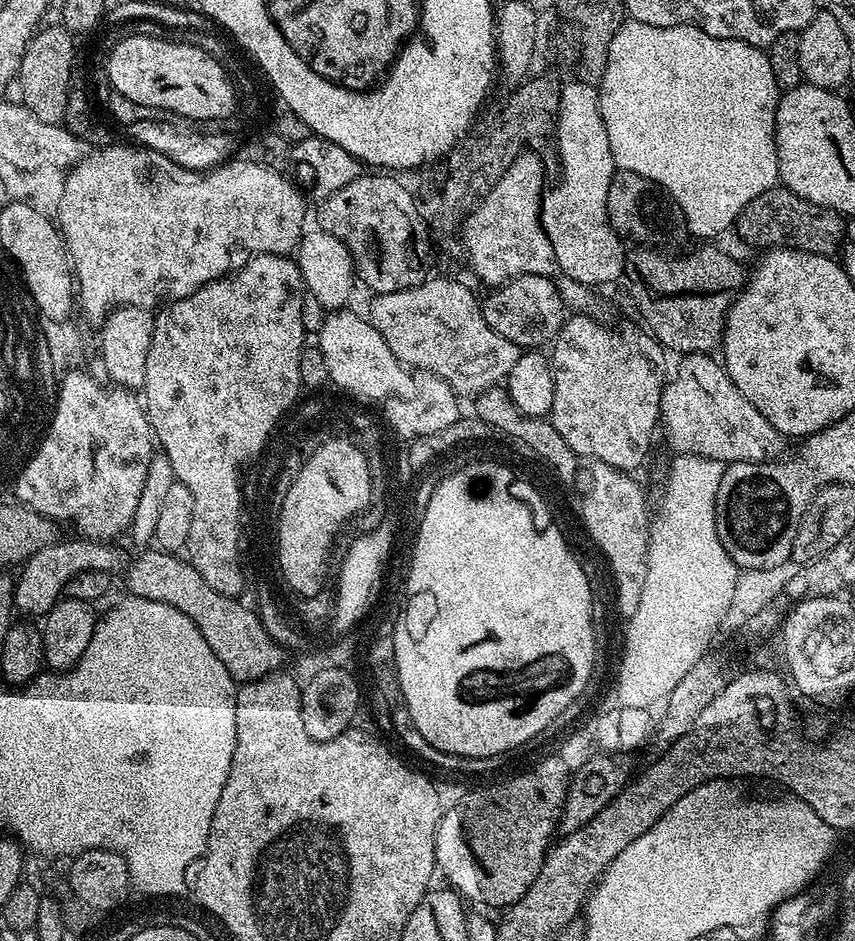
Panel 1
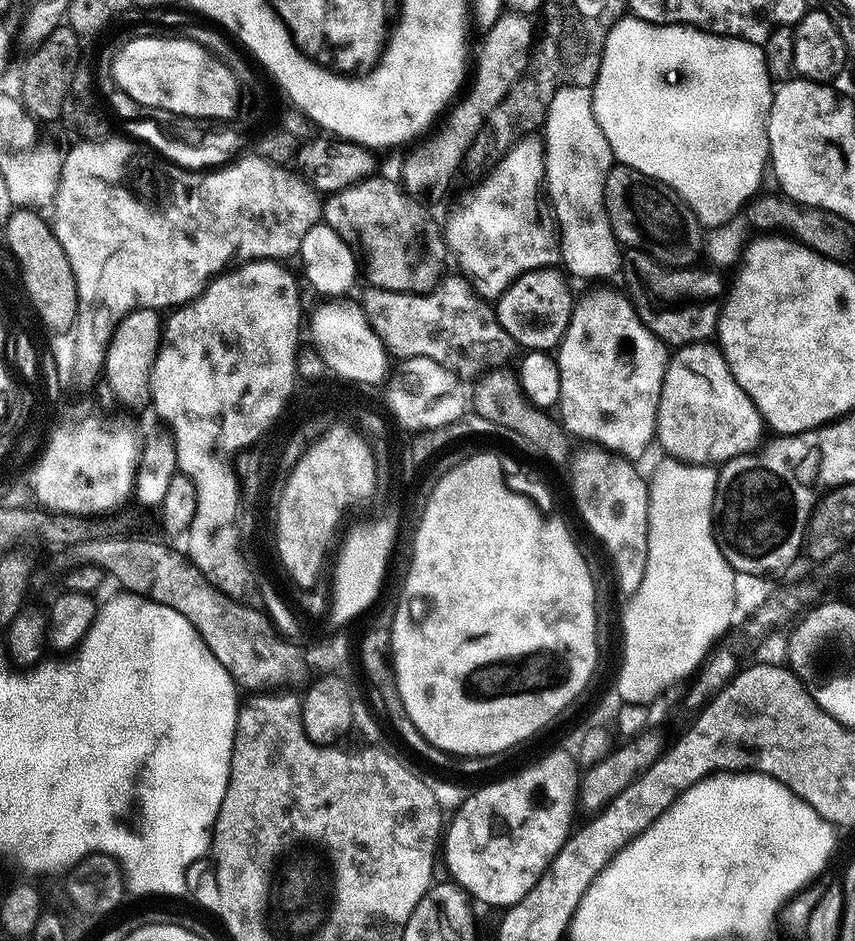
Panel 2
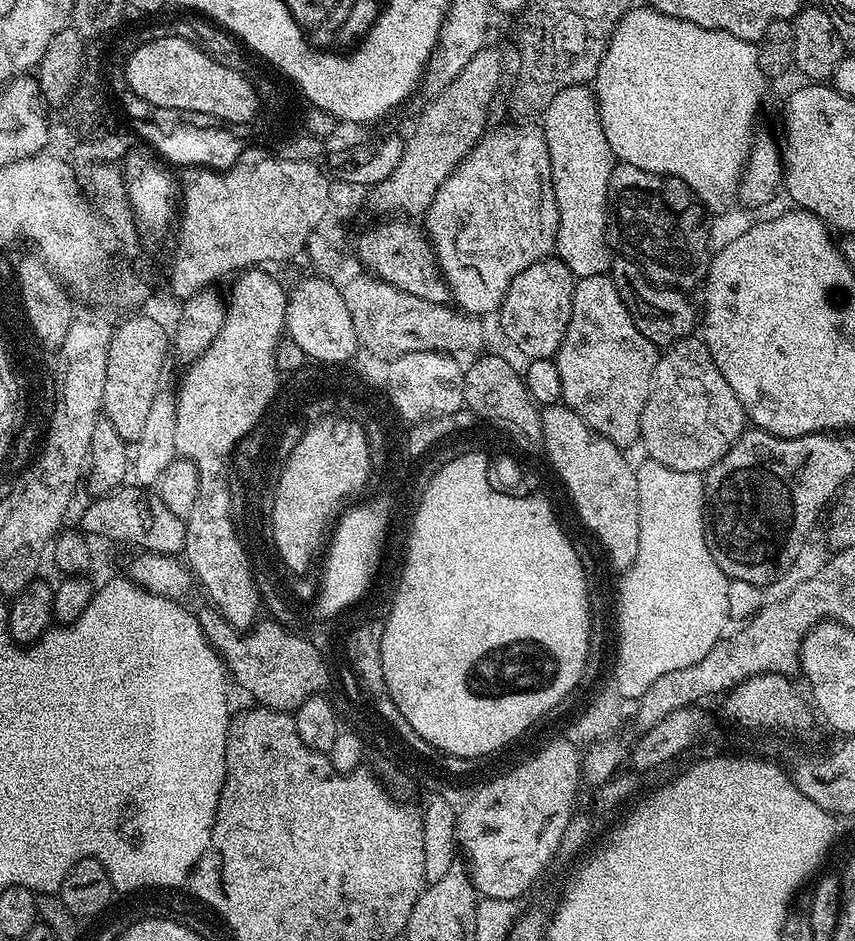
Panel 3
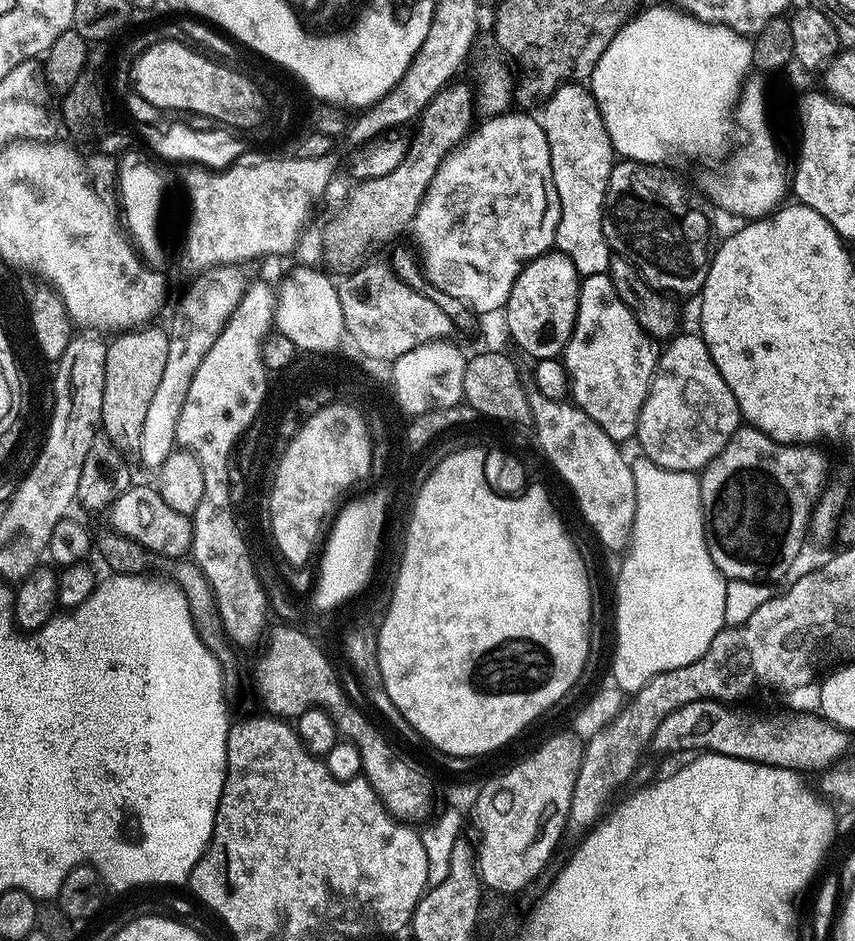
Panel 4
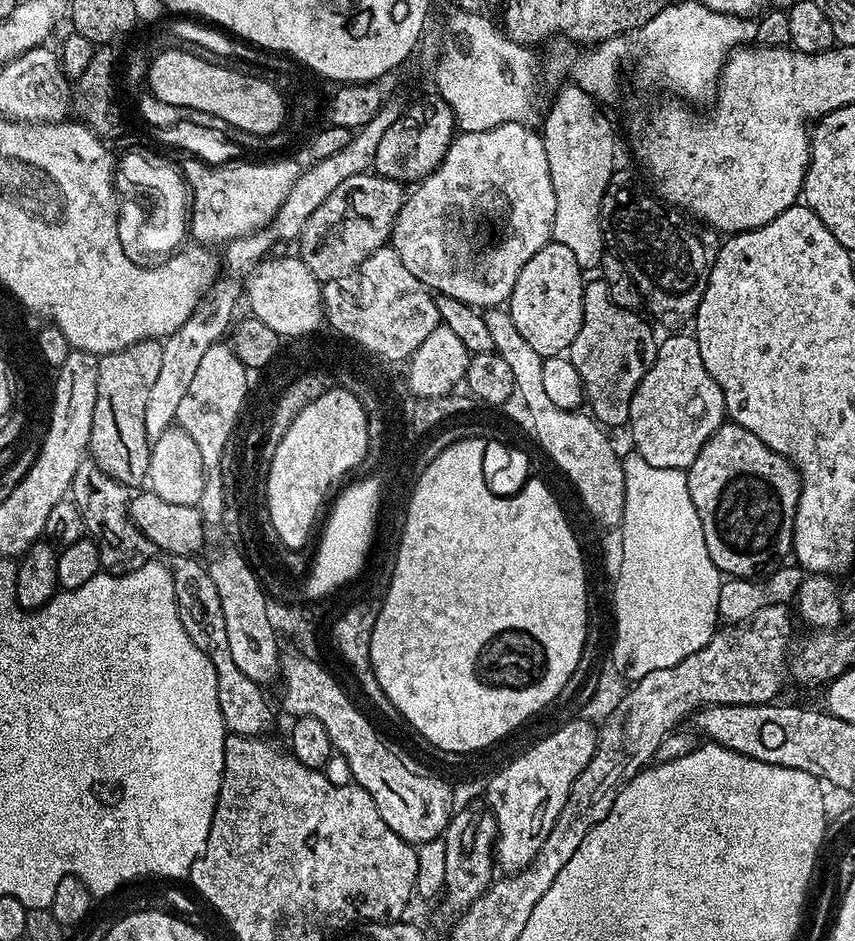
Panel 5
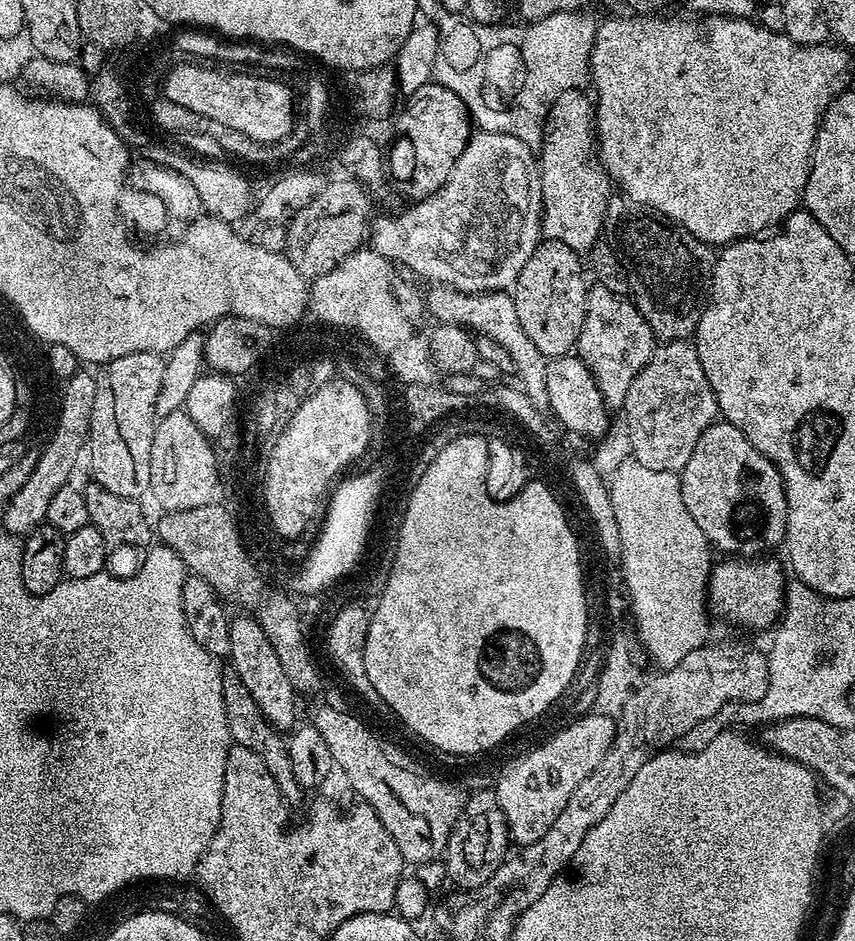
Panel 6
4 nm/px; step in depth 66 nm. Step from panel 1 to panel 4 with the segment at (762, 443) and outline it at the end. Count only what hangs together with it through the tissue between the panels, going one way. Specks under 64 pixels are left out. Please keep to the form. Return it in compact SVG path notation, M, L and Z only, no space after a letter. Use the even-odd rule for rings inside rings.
M692 332L677 334L663 345L634 440L640 443L639 451L658 466L699 473L742 427L742 417L730 386L726 386L710 358L703 336Z

